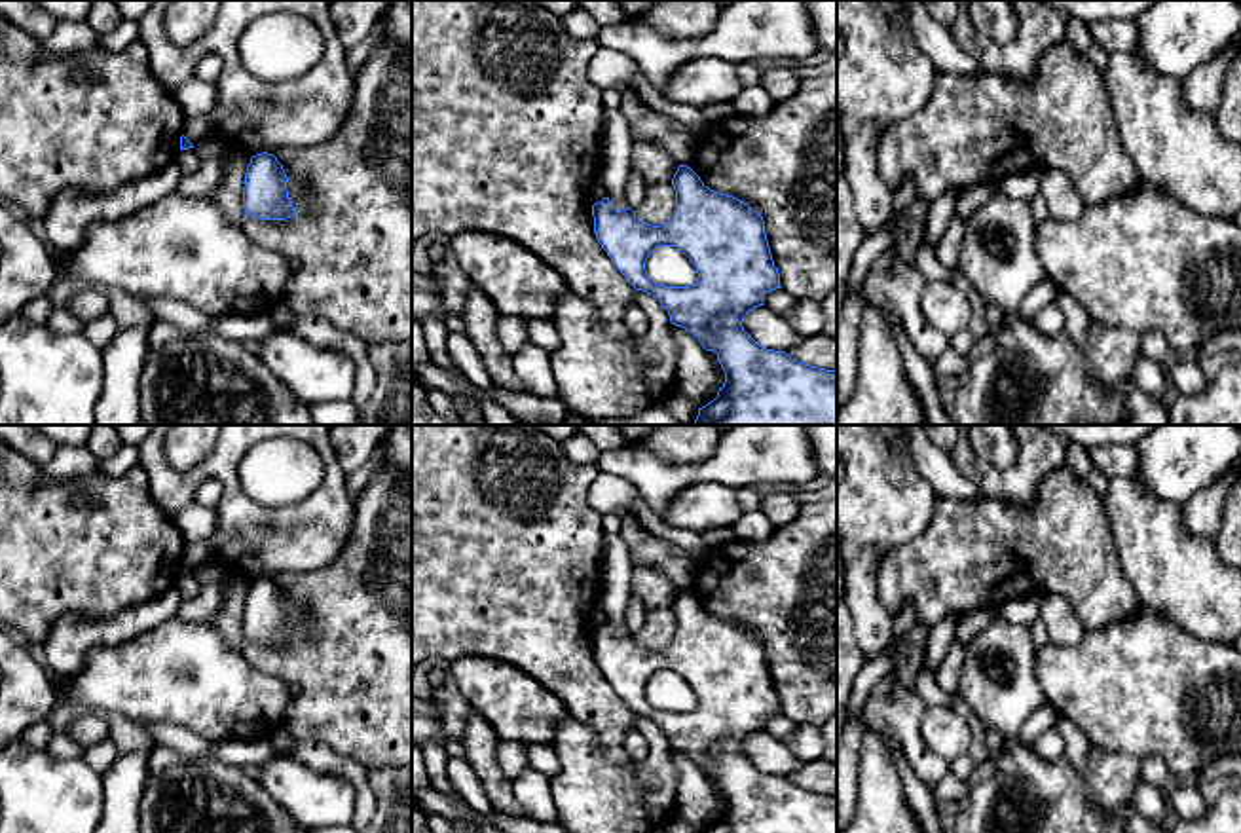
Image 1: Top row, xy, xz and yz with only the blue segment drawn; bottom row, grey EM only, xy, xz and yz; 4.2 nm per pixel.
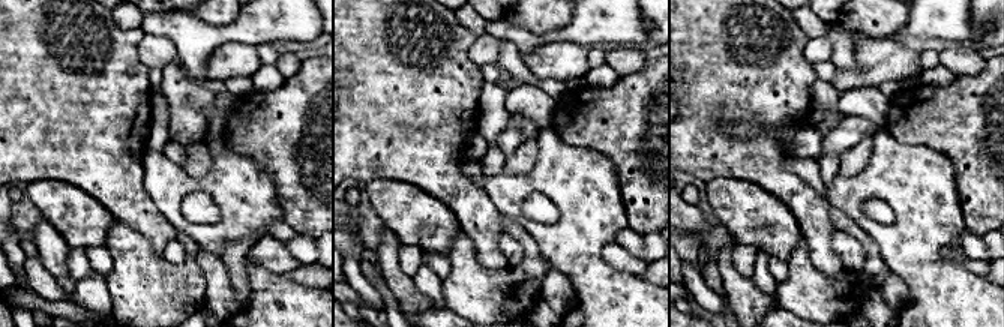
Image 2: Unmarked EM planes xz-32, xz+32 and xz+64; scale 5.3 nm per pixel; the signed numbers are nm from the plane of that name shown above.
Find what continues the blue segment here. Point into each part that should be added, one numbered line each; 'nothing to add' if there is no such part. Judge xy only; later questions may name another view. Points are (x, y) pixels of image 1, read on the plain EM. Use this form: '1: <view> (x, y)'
nothing to add

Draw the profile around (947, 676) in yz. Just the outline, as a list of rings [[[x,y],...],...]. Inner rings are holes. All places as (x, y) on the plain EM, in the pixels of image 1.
[[[954,639],[934,676],[935,683],[939,685],[943,693],[947,694],[958,693],[964,660],[966,660],[966,647],[958,639]]]

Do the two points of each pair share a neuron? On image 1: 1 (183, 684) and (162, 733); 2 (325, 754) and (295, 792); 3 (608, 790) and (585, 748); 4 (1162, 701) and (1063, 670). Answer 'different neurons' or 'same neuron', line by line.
1: different neurons
2: different neurons
3: same neuron
4: same neuron

